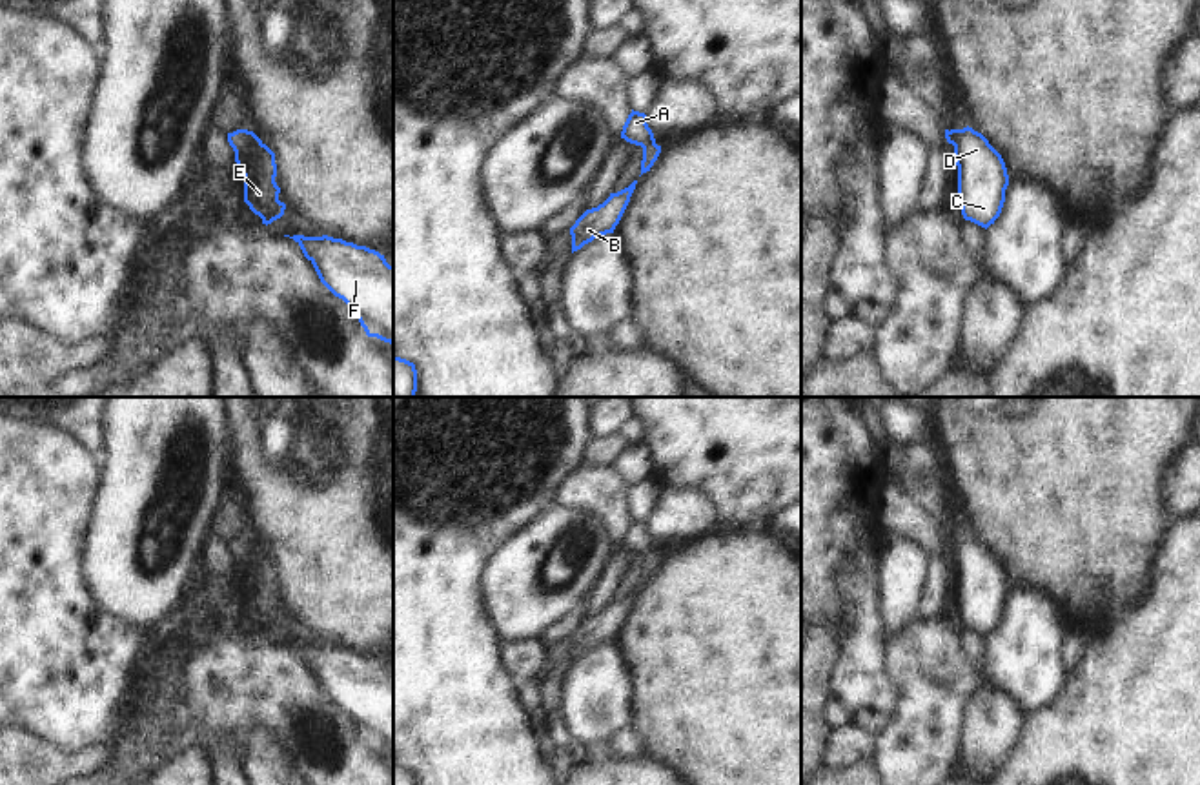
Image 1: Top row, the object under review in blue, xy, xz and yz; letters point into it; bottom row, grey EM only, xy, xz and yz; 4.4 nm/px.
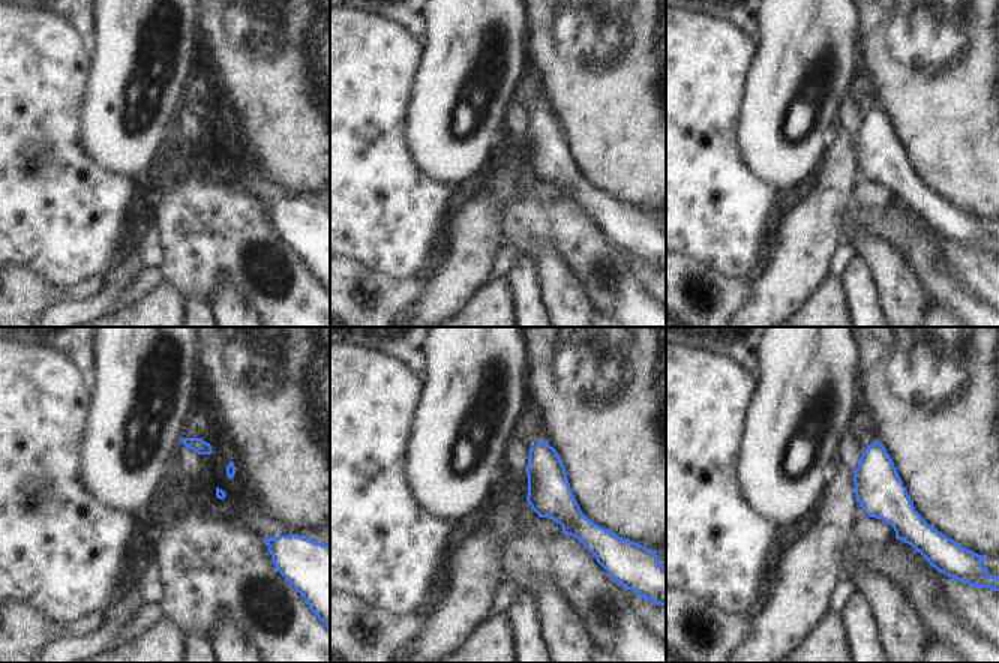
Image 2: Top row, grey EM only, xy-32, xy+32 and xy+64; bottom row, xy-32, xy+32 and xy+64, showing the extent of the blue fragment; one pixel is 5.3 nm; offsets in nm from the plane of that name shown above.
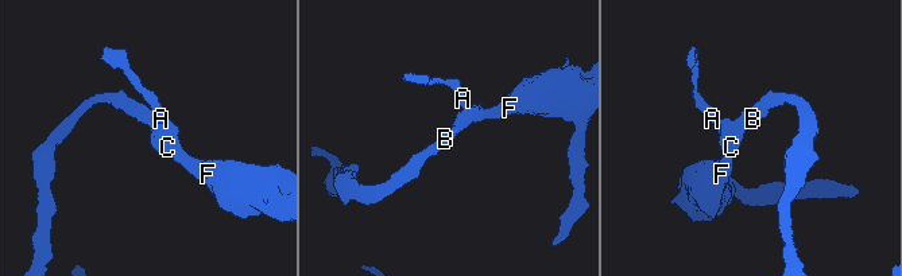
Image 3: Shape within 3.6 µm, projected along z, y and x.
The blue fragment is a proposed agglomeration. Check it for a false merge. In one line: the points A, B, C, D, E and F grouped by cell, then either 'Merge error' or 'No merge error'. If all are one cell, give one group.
Groups: A B C D E F. No merge error.

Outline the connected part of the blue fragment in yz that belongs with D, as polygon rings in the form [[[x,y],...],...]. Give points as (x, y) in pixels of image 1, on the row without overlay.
[[[972,535],[945,537],[958,574],[958,610],[965,628],[989,636],[1000,625],[1009,583],[1002,563]]]

